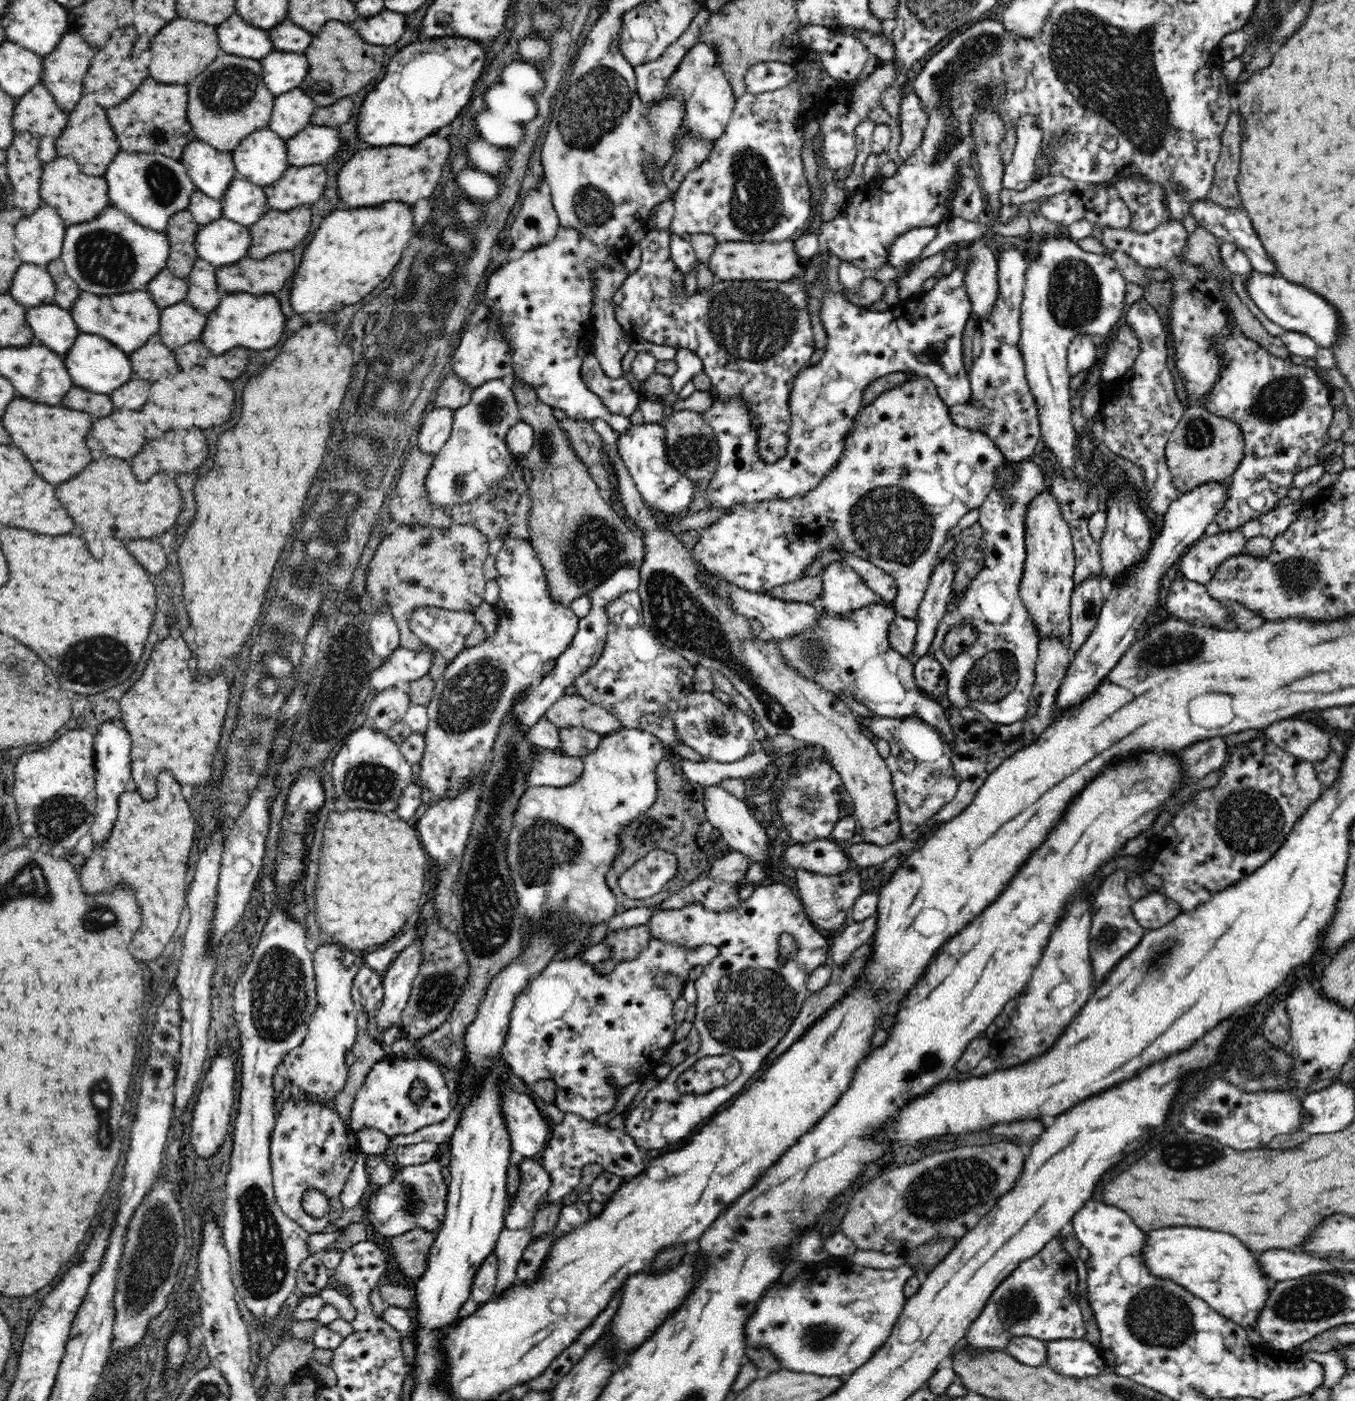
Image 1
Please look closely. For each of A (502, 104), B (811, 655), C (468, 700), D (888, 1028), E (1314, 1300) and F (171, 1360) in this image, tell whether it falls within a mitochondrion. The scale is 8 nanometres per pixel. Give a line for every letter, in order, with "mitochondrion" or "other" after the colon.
A: other
B: mitochondrion
C: mitochondrion
D: other
E: mitochondrion
F: other

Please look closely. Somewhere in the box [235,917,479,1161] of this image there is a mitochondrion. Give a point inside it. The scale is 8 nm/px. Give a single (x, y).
(281, 996)

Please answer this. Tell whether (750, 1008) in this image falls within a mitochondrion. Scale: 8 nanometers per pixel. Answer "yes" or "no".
yes

